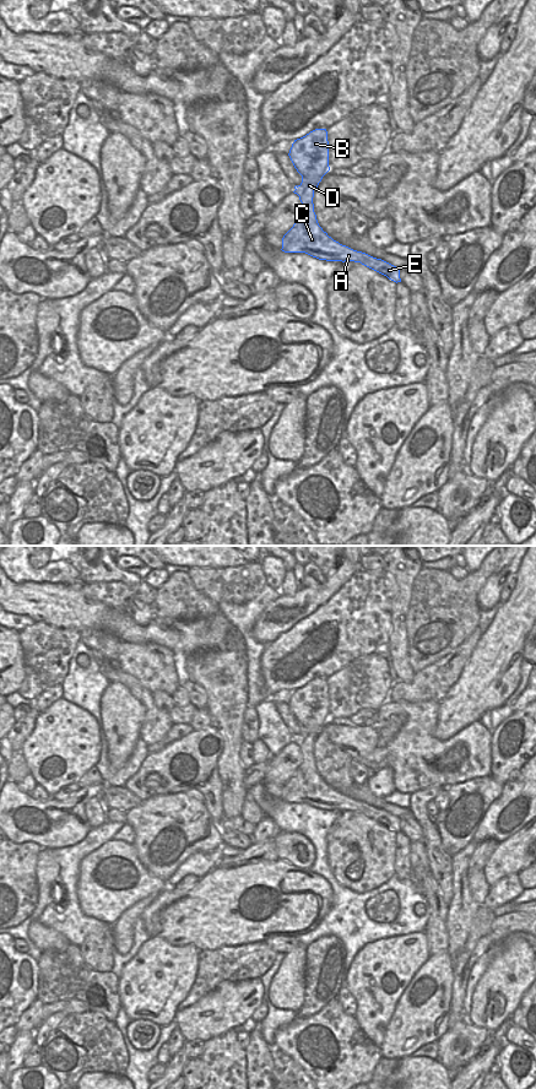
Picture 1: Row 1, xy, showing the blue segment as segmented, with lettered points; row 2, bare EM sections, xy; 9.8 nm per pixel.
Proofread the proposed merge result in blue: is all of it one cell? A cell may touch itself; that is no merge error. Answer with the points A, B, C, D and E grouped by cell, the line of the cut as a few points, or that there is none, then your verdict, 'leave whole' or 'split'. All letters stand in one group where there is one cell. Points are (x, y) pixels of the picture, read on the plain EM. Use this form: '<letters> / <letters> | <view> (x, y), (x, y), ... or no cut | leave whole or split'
A B C D E | no cut | leave whole

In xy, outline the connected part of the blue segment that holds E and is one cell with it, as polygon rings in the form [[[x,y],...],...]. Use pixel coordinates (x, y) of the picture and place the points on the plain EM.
[[[315,678],[294,689],[288,703],[294,717],[302,725],[302,732],[294,736],[294,743],[302,752],[302,762],[293,776],[282,787],[282,801],[305,802],[326,811],[354,811],[401,831],[400,818],[366,802],[353,800],[327,785],[319,775],[314,762],[314,739],[330,720],[329,690],[326,678]]]

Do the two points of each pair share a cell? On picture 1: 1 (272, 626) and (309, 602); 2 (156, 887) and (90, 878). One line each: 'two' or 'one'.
1: one
2: one

